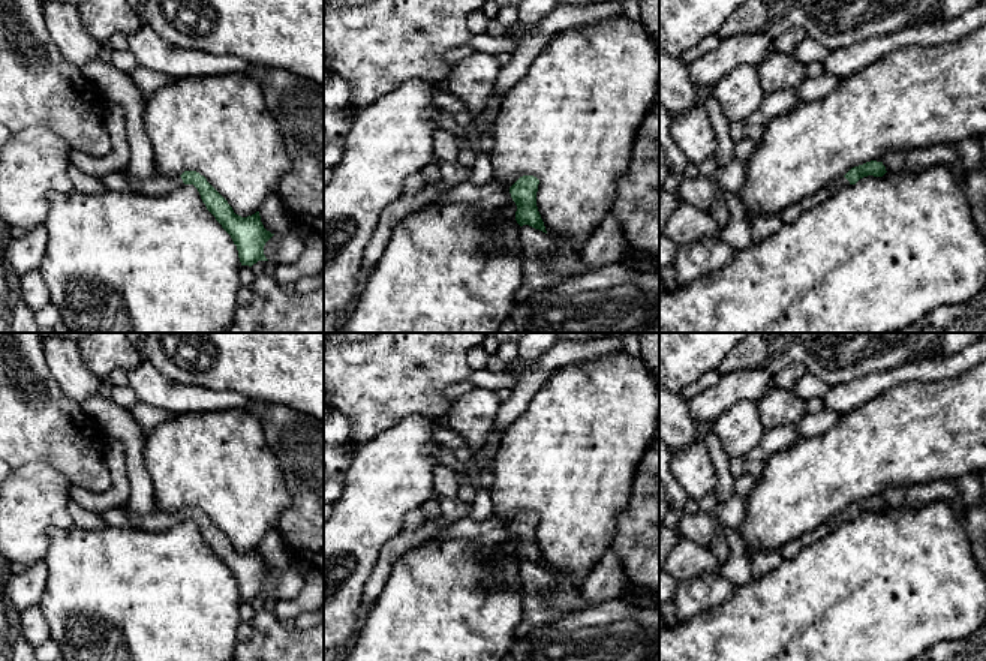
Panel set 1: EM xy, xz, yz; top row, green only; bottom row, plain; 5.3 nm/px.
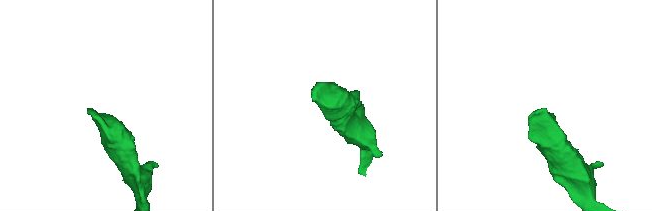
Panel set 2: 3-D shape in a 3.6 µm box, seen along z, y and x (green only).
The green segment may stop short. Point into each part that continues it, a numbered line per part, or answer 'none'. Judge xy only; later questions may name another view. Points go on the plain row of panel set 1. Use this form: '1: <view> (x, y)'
1: xy (158, 520)

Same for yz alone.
1: yz (842, 517)

